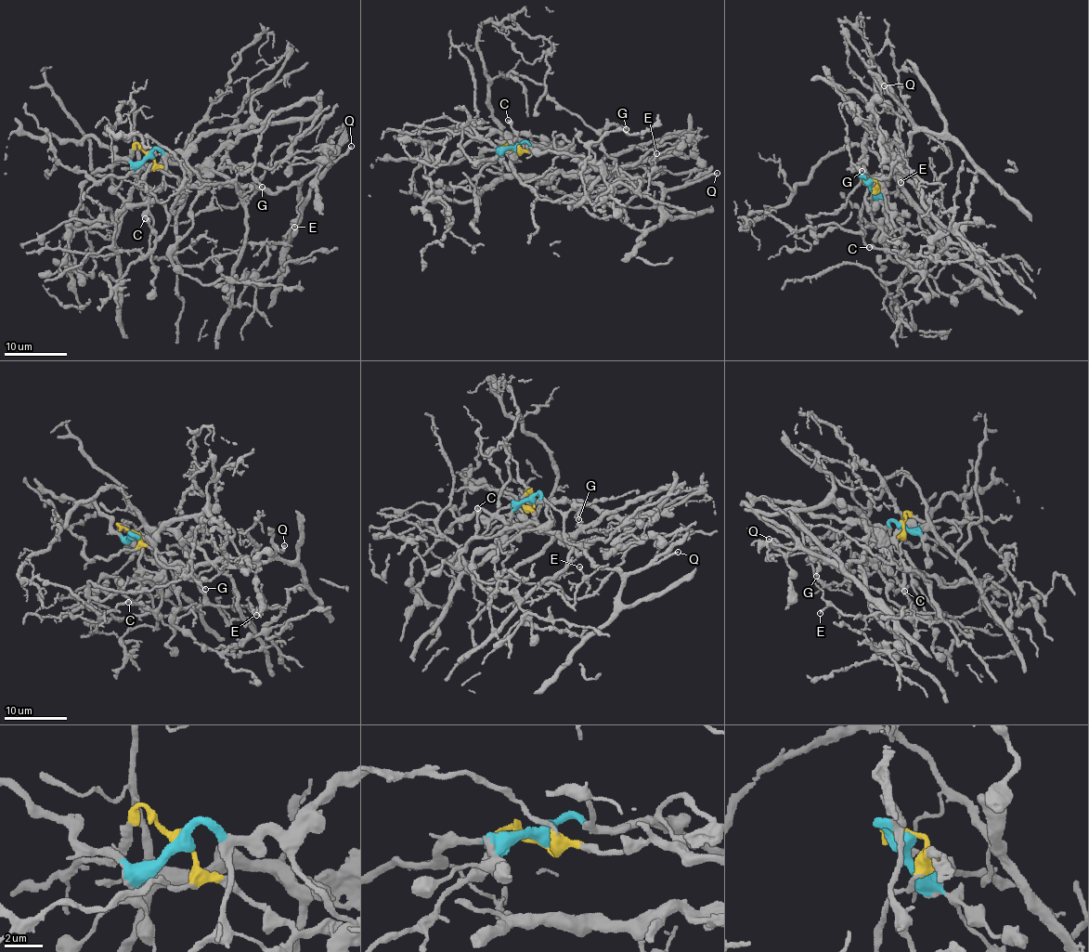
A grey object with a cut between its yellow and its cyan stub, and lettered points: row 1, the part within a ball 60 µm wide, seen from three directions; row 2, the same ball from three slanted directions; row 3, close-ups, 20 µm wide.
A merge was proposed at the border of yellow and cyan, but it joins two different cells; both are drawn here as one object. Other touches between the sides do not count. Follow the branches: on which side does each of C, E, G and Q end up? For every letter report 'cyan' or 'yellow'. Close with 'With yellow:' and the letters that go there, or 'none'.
C: yellow
E: cyan
G: yellow
Q: yellow
With yellow: C, G, Q

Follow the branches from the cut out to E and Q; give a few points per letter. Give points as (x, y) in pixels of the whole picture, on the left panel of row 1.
E: (149, 154), (165, 162), (144, 202), (110, 223), (71, 218), (44, 244), (201, 266), (285, 242), (295, 227)
Q: (149, 153), (158, 166), (166, 166), (187, 183), (256, 186), (278, 192), (327, 163), (334, 162), (351, 146)

